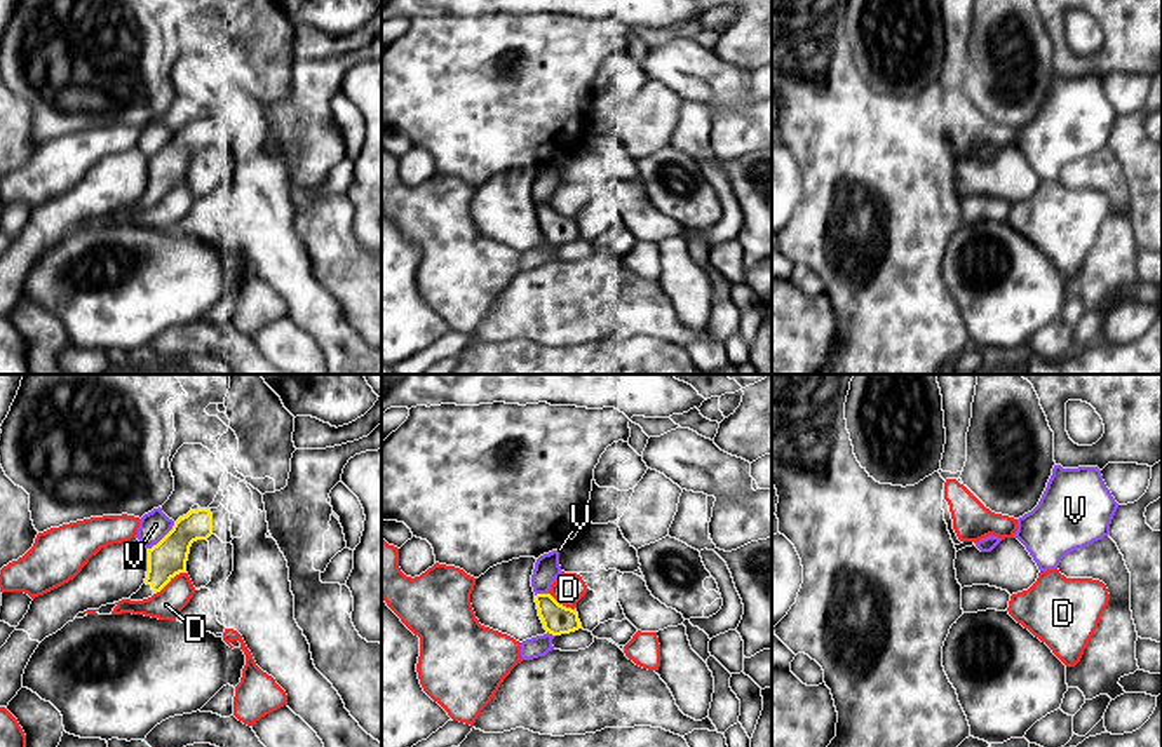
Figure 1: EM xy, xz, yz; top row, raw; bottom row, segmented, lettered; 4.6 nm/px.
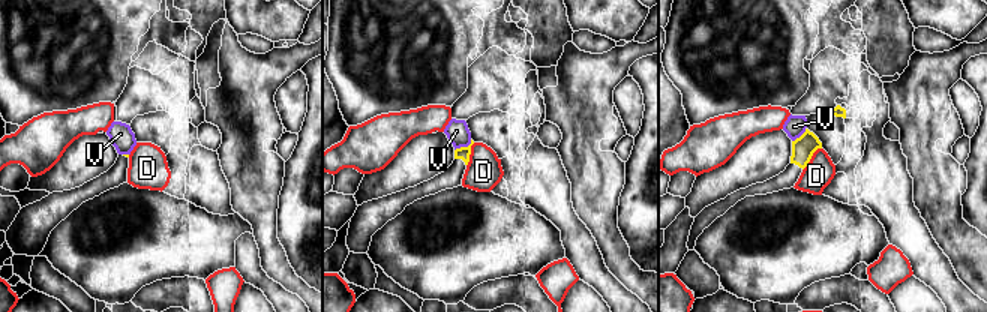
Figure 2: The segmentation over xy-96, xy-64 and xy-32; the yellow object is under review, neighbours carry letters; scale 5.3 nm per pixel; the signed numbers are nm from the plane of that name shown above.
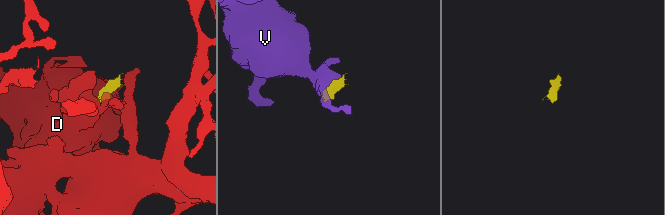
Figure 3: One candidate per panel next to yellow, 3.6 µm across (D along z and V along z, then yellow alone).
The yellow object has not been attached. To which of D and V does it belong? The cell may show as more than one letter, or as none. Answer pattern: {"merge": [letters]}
{"merge": []}

